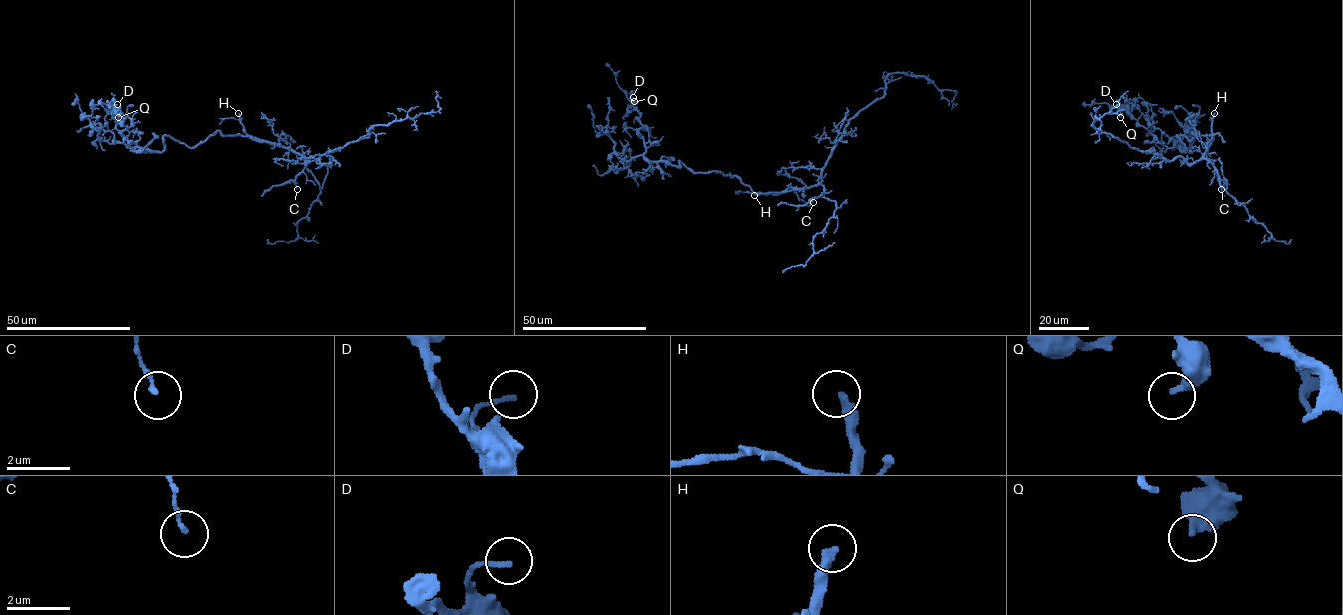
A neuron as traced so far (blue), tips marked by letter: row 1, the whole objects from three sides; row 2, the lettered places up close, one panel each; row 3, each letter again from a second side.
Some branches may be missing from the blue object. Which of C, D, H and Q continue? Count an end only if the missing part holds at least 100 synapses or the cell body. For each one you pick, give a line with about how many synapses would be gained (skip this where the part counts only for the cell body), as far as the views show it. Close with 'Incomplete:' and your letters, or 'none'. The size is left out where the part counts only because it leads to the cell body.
Incomplete: H

